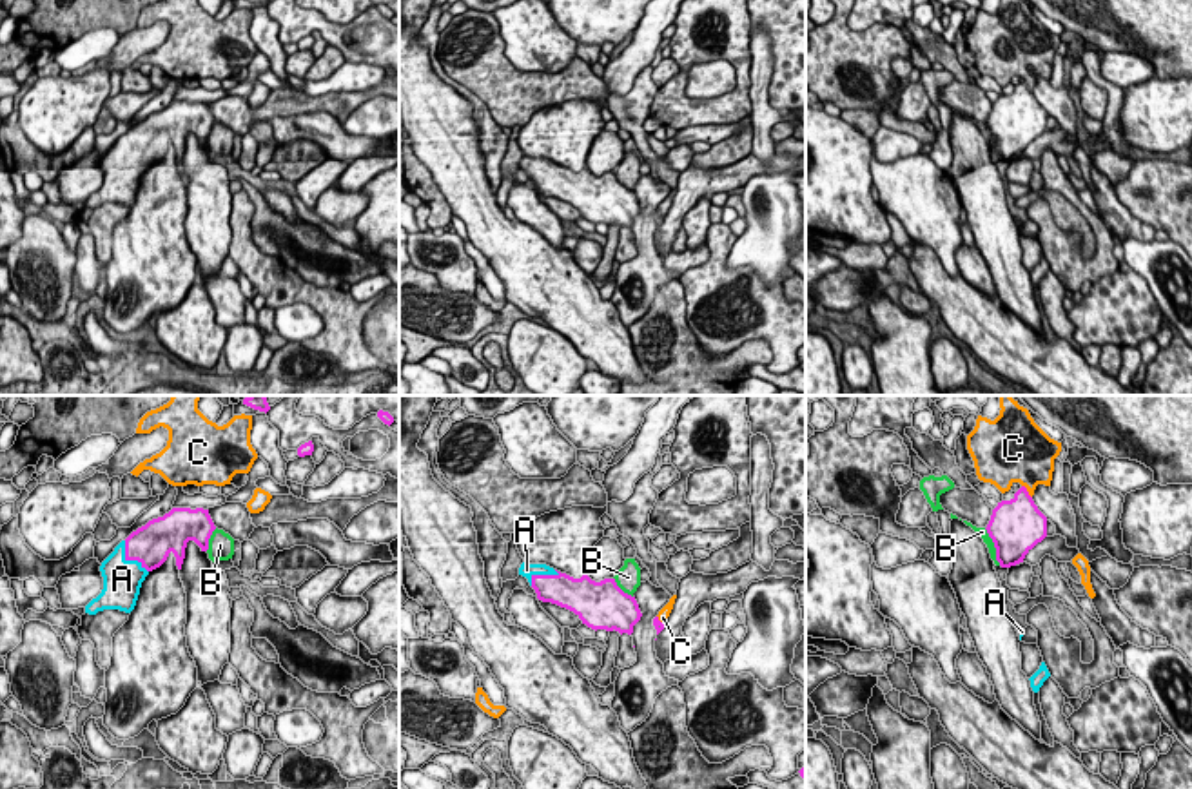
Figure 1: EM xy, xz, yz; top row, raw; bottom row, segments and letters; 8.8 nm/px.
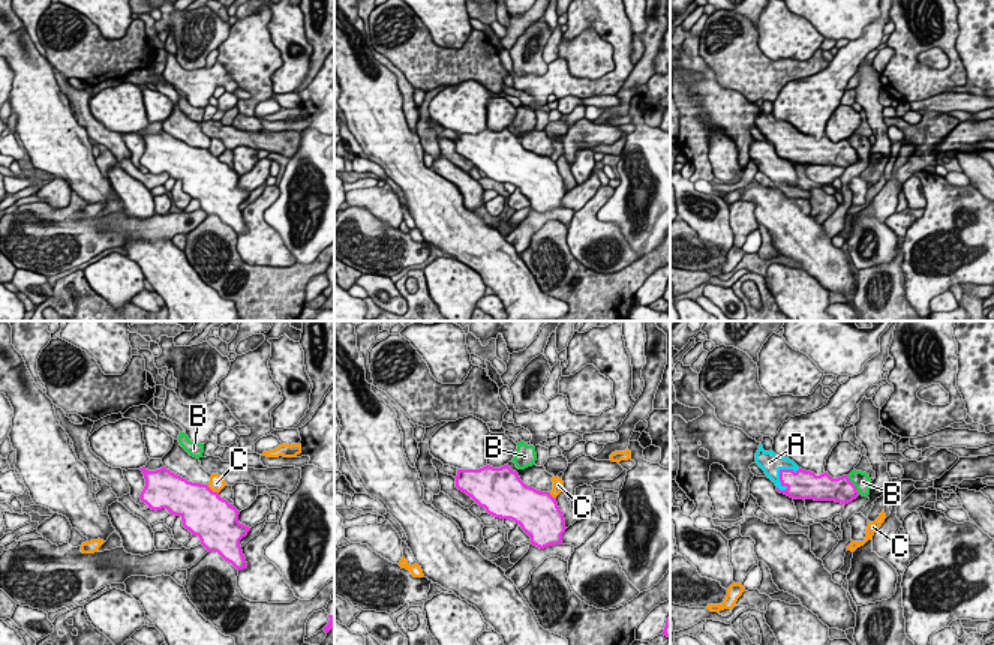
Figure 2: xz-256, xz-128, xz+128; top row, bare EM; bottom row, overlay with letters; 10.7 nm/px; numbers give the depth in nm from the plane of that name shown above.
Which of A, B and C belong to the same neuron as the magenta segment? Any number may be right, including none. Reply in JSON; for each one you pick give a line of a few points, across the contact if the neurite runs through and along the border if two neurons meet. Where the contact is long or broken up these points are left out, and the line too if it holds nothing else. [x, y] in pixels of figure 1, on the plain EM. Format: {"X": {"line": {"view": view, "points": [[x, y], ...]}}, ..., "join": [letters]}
{"join": ["A"]}

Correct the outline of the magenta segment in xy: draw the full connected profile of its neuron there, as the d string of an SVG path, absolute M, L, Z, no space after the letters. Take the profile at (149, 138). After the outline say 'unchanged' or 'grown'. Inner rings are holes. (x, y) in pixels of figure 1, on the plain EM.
M172 102L163 111L149 114L102 156L103 183L85 200L85 207L96 209L103 203L131 207L145 170L160 161L171 145L181 163L187 136L194 134L207 145L214 123L209 103L203 102Z; grown

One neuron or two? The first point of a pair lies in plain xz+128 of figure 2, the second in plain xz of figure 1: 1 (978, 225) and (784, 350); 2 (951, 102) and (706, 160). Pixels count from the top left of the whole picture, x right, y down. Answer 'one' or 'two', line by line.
1: one
2: two

